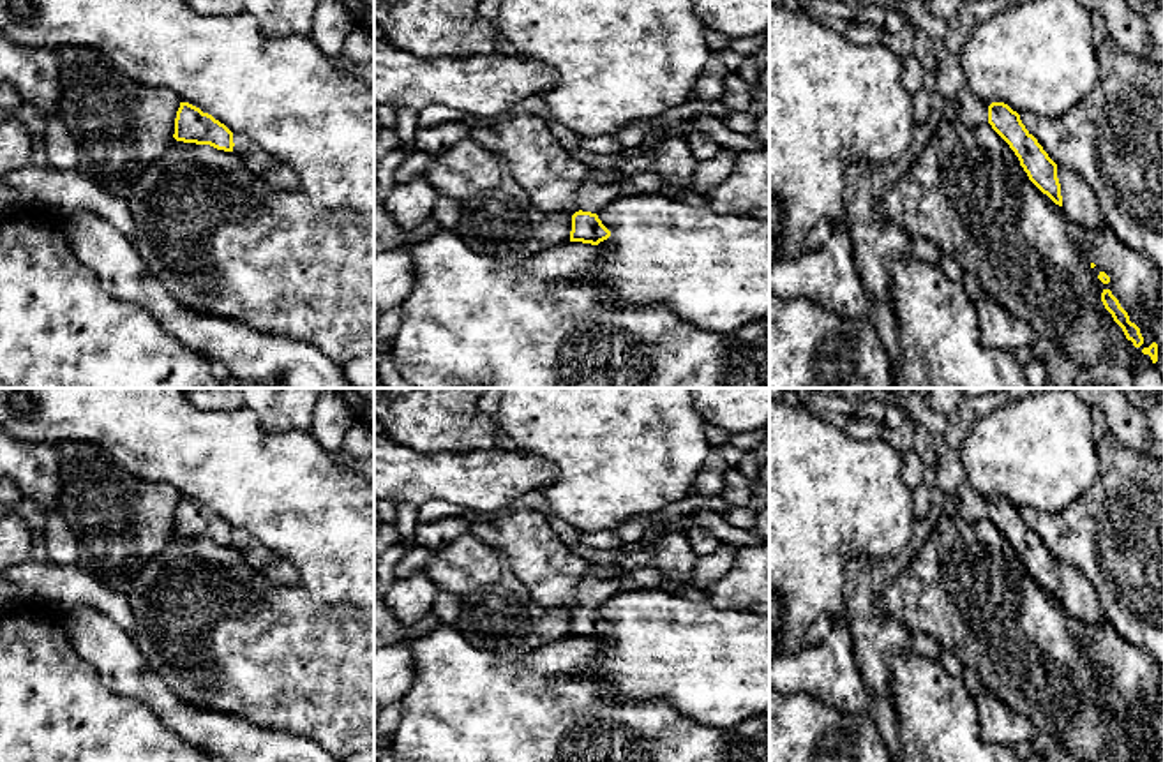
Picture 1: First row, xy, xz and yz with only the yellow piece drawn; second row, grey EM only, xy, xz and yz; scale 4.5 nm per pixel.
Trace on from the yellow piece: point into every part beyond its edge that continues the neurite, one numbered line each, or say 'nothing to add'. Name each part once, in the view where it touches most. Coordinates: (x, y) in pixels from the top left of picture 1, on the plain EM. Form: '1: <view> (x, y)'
1: xz (595, 590)

